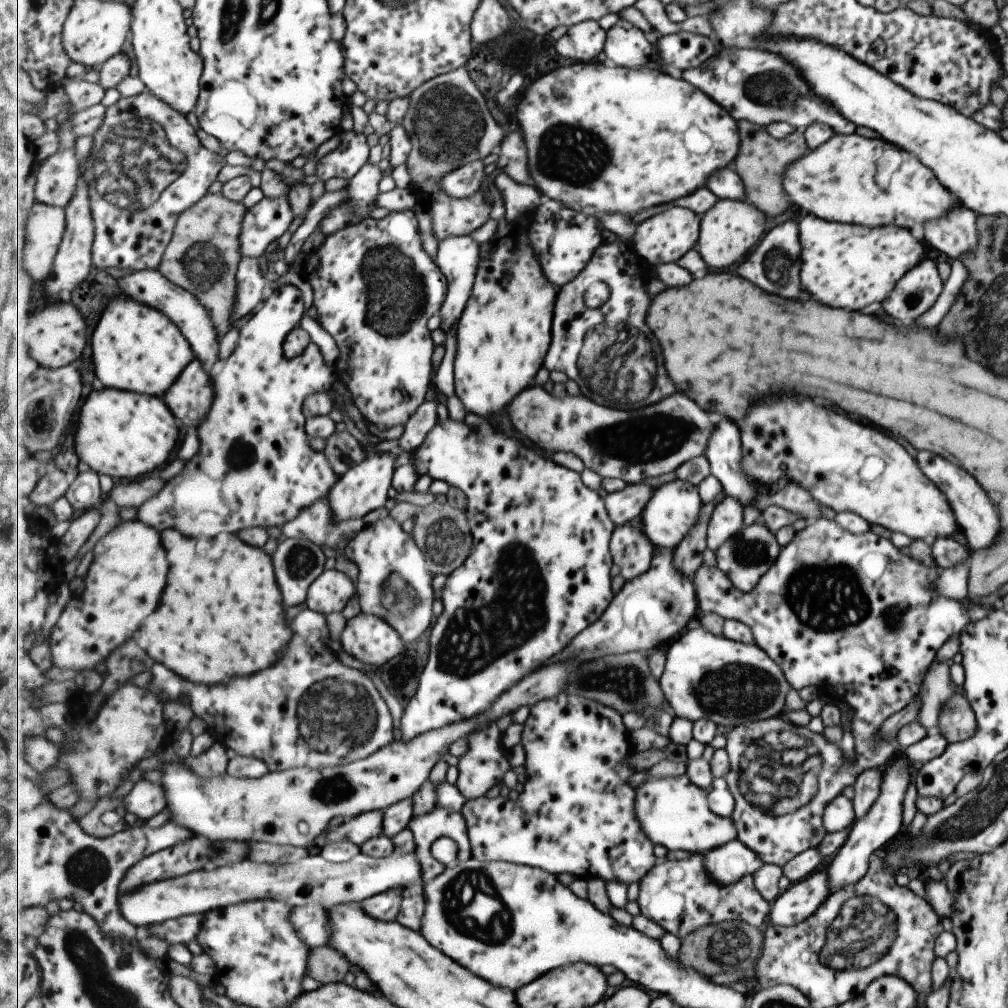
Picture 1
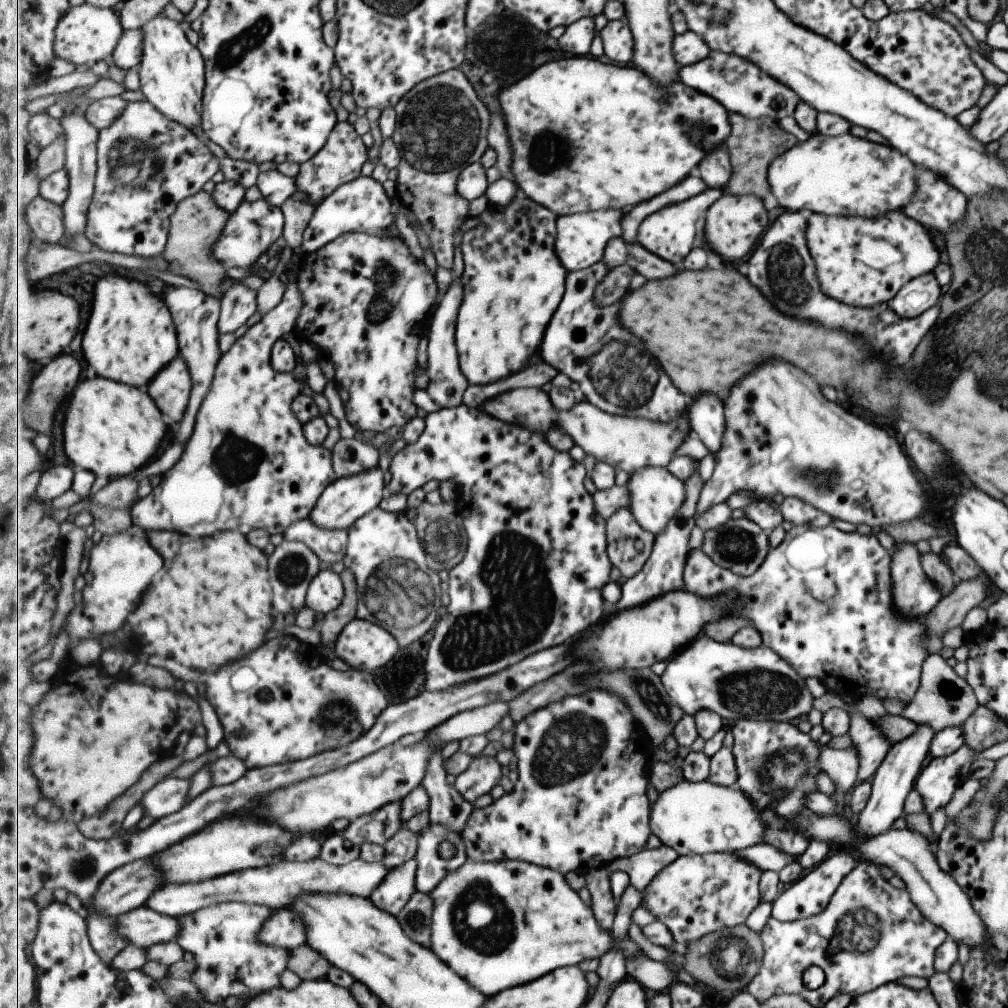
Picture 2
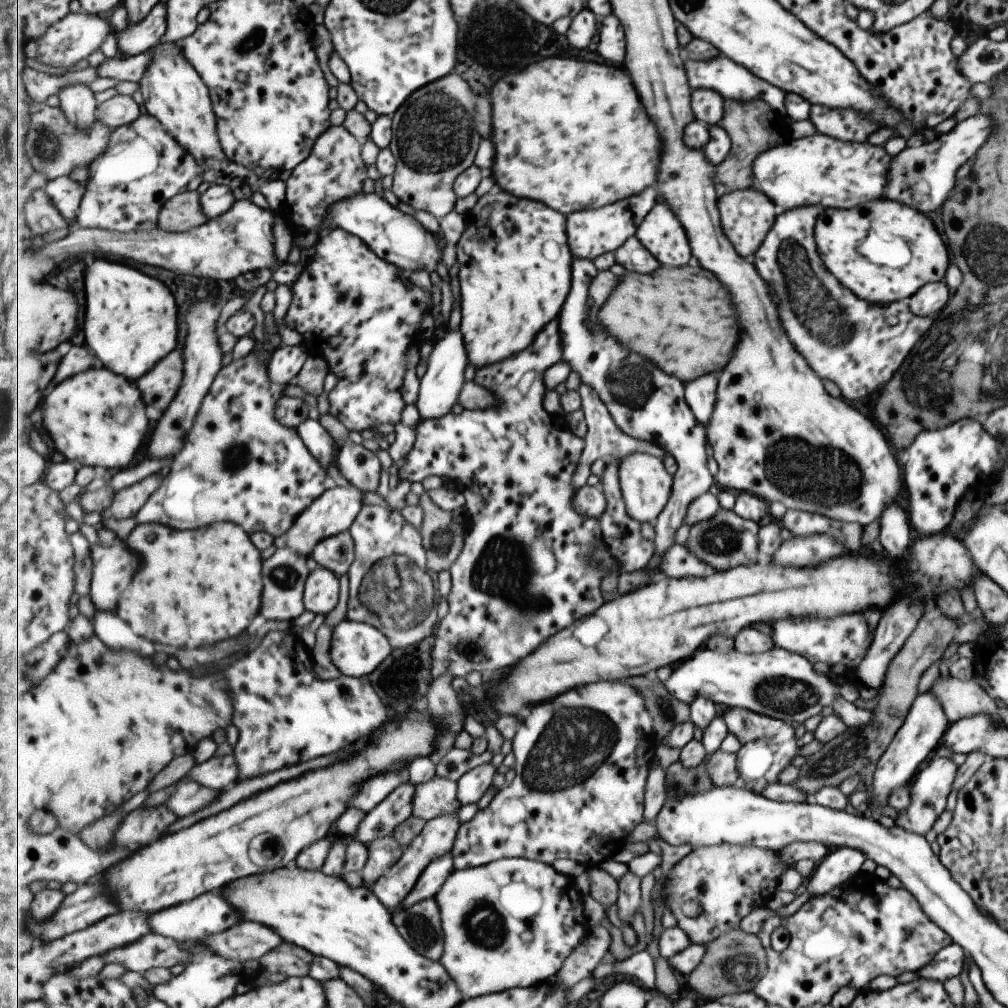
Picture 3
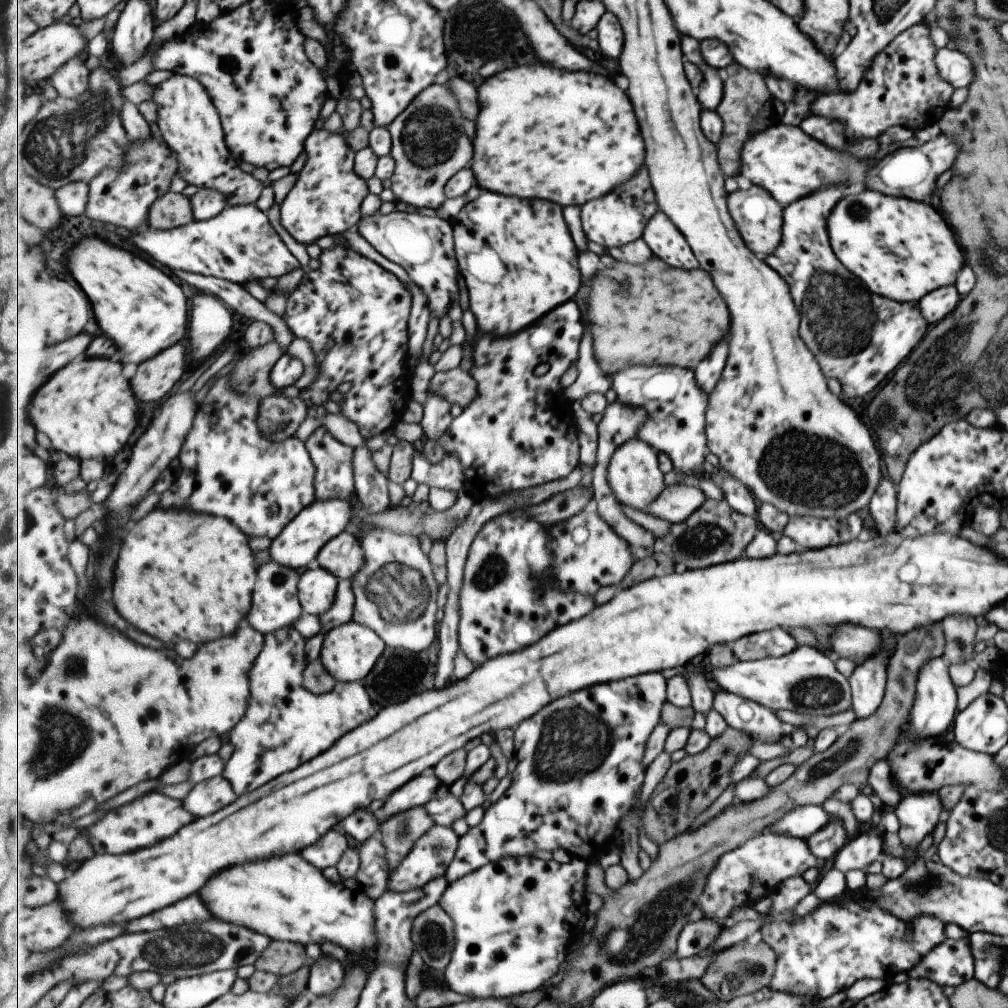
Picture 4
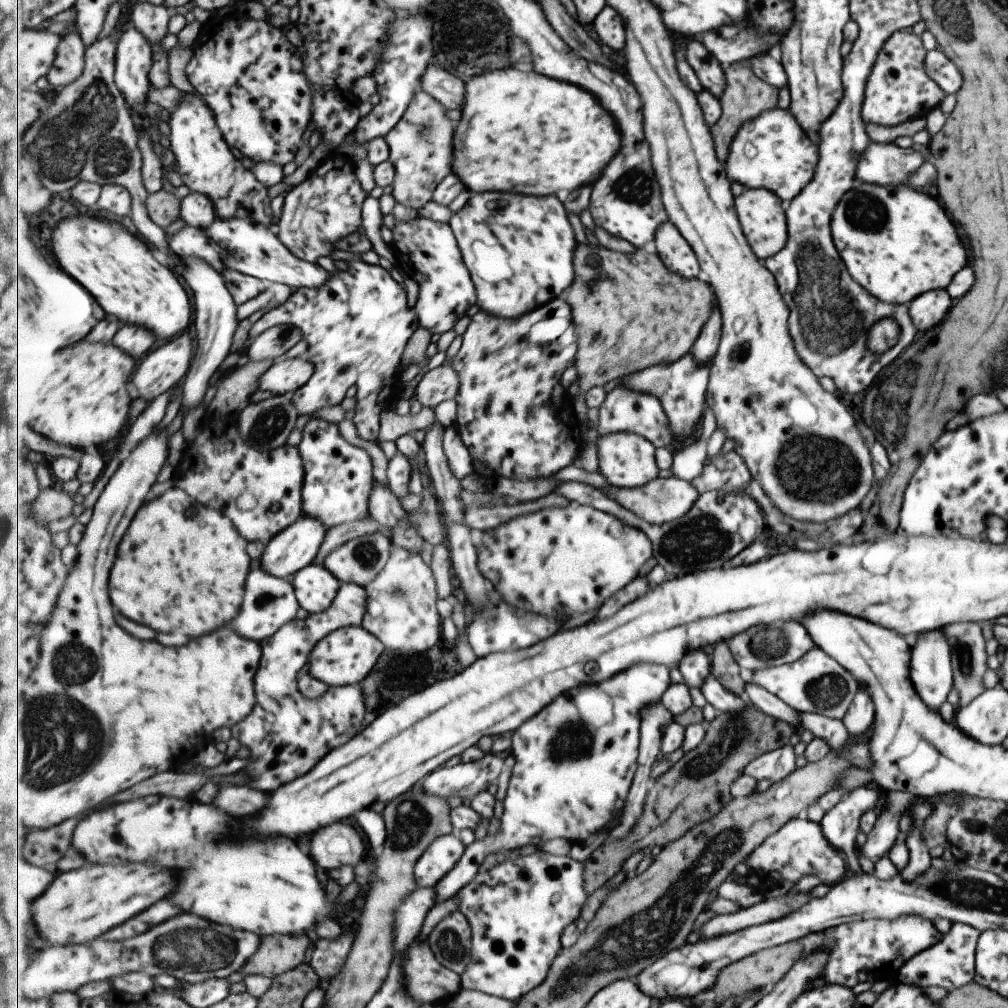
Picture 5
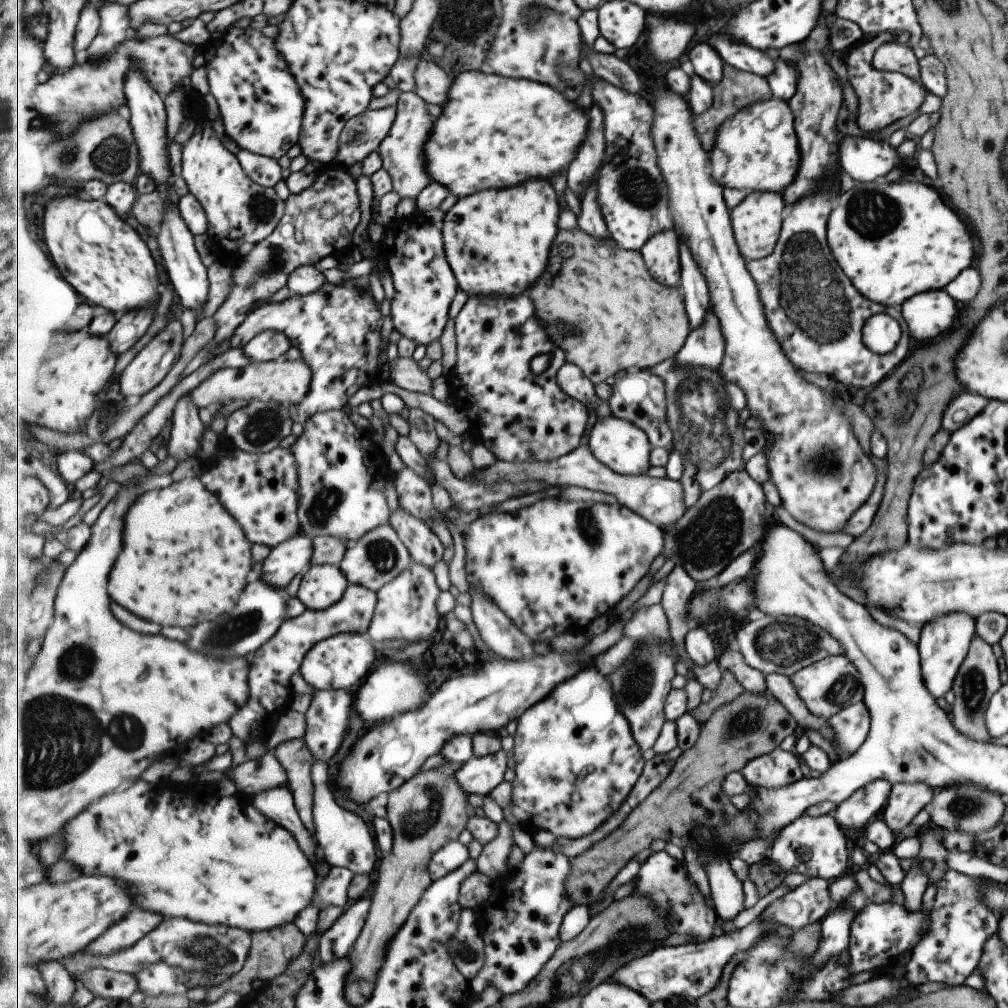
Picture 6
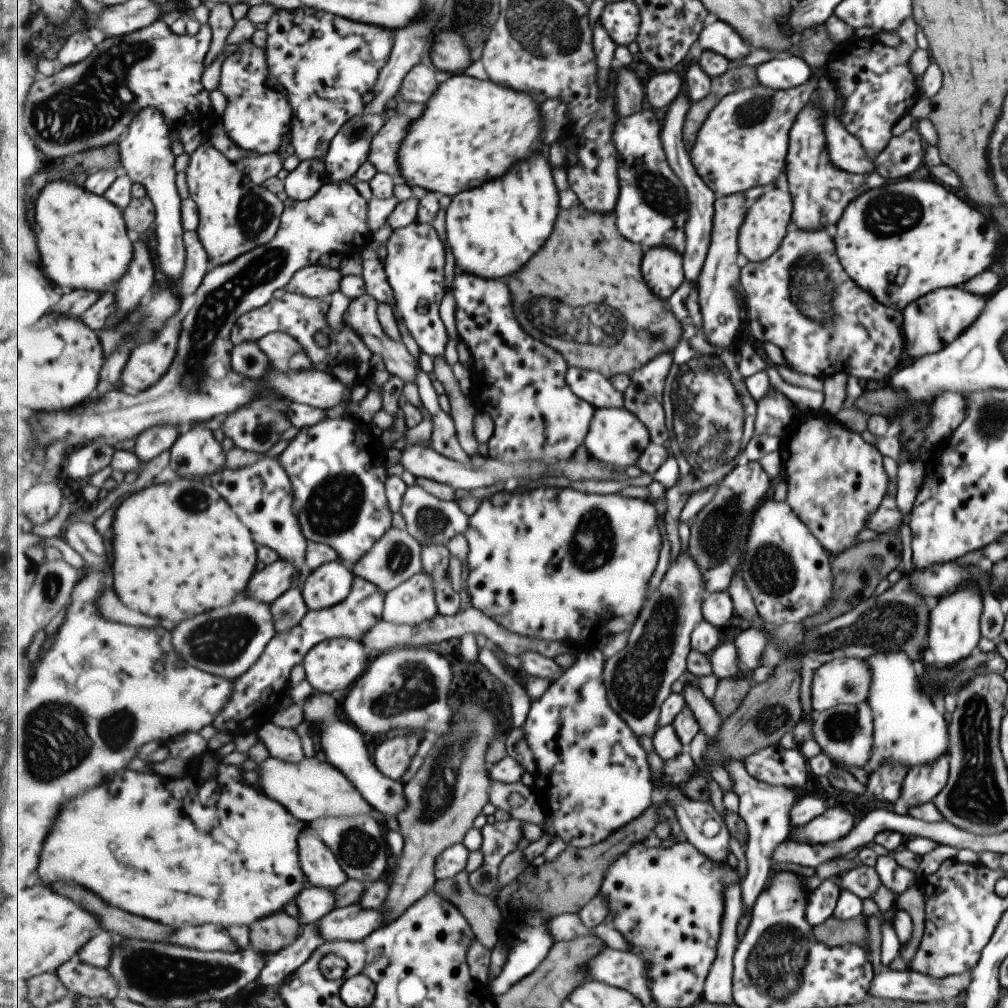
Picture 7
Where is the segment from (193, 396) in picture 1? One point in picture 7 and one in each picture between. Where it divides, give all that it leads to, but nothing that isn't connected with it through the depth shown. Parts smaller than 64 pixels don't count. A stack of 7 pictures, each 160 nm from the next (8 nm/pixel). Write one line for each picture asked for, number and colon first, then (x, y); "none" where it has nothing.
2: (171, 389)
3: (160, 386)
4: (156, 378)
5: (161, 369)
6: (154, 362)
7: (148, 363)

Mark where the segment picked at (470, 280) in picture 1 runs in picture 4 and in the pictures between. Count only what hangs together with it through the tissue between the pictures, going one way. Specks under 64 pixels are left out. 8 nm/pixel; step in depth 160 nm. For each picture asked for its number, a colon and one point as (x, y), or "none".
2: (447, 382)
3: (441, 385)
4: (436, 421)

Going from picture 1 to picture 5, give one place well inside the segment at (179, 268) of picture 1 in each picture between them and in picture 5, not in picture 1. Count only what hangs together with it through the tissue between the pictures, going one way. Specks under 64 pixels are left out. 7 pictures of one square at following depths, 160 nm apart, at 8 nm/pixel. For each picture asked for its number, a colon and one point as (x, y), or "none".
2: (197, 223)
3: (183, 212)
4: (172, 210)
5: (163, 207)

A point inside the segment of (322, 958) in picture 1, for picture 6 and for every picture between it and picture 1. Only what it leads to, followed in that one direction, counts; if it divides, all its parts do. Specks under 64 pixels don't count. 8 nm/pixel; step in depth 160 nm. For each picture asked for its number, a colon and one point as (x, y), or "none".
2: (306, 963)
3: (290, 959)
4: (281, 958)
5: (277, 954)
6: (273, 950)

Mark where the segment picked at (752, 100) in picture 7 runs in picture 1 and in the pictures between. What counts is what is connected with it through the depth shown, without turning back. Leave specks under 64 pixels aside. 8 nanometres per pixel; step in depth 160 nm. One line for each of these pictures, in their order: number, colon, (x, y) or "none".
1: (849, 179)
2: (843, 176)
3: (816, 168)
4: (784, 159)
5: (770, 152)
6: (757, 148)

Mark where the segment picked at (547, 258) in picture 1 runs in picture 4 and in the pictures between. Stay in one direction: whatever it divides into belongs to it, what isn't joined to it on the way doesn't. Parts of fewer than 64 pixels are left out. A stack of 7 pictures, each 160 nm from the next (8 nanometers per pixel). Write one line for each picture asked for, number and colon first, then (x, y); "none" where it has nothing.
2: (582, 237)
3: (591, 233)
4: (619, 219)

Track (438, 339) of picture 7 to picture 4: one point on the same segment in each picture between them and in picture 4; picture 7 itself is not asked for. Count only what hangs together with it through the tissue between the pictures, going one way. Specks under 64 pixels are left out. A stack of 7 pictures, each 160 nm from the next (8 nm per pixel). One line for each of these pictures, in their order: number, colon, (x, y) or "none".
4: (424, 246)
5: (446, 291)
6: (424, 284)

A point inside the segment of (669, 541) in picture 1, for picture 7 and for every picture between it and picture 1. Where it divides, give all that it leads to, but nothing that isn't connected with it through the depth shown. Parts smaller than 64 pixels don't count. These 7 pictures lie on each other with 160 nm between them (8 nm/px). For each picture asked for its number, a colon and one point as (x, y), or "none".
2: (656, 494)
3: (646, 484)
4: (635, 474)
5: (628, 460)
6: (625, 447)
7: (617, 437)

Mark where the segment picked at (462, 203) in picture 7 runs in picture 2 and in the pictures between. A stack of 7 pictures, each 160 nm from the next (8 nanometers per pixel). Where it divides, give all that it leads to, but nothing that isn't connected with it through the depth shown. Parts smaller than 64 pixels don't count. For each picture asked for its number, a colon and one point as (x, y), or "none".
2: (514, 281)
3: (516, 266)
4: (518, 258)
5: (519, 249)
6: (498, 242)

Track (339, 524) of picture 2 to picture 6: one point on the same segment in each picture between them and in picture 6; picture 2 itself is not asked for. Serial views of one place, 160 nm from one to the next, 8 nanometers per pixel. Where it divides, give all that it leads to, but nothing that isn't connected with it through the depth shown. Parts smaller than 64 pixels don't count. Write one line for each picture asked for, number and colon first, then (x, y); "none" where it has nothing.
3: (335, 511)
4: (298, 546)
5: (290, 551)
6: (293, 557)

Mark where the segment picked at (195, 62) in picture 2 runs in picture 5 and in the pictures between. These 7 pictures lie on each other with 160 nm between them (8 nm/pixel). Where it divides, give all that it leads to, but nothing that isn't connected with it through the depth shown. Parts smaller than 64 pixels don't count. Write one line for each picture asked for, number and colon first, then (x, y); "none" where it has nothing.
3: (173, 91)
4: (188, 118)
5: (206, 164)

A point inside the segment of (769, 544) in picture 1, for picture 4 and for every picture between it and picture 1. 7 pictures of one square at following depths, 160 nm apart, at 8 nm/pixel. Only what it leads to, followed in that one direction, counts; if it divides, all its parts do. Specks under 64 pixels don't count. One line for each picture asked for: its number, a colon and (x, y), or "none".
2: (741, 545)
3: (727, 540)
4: (716, 532)

